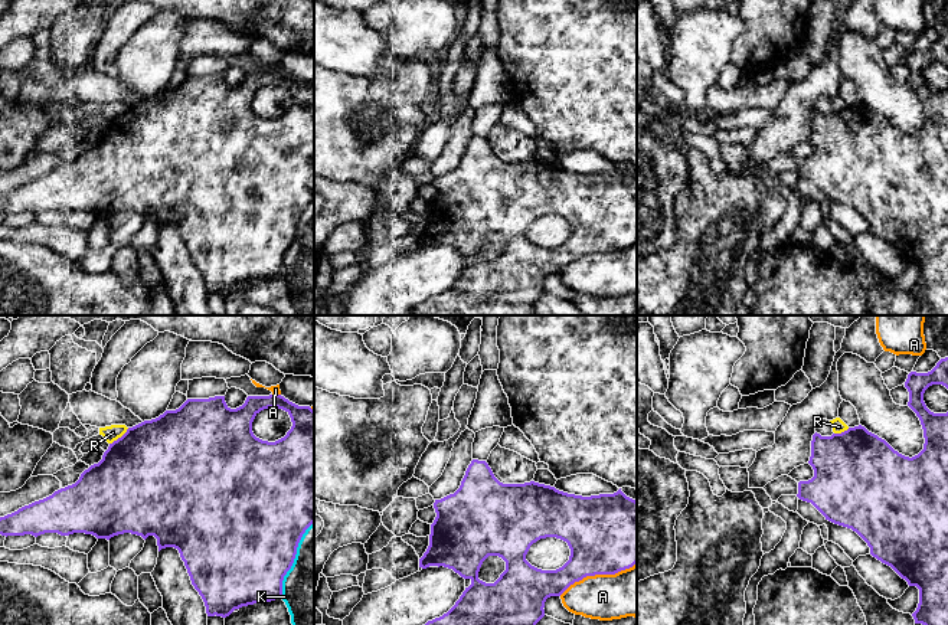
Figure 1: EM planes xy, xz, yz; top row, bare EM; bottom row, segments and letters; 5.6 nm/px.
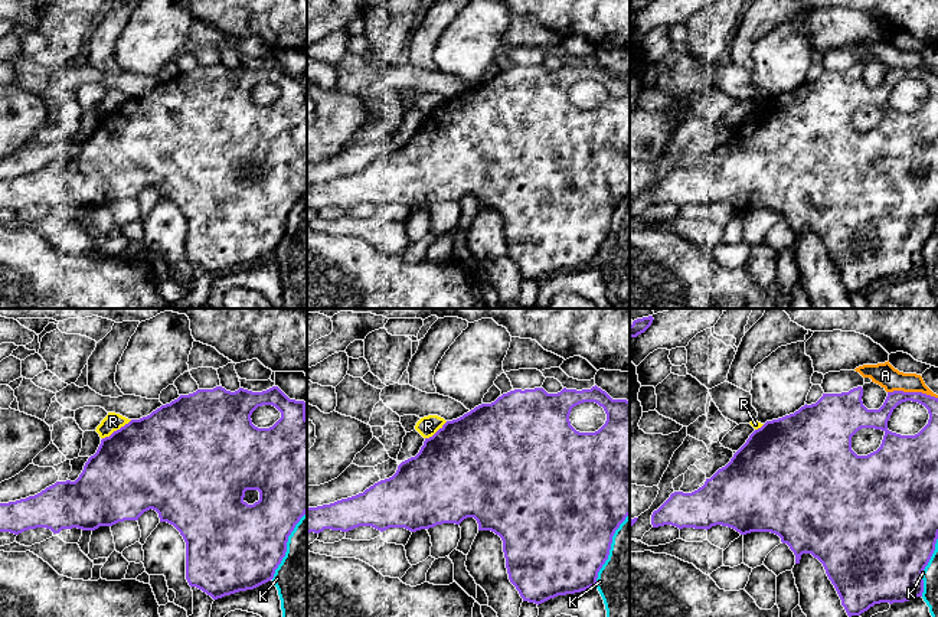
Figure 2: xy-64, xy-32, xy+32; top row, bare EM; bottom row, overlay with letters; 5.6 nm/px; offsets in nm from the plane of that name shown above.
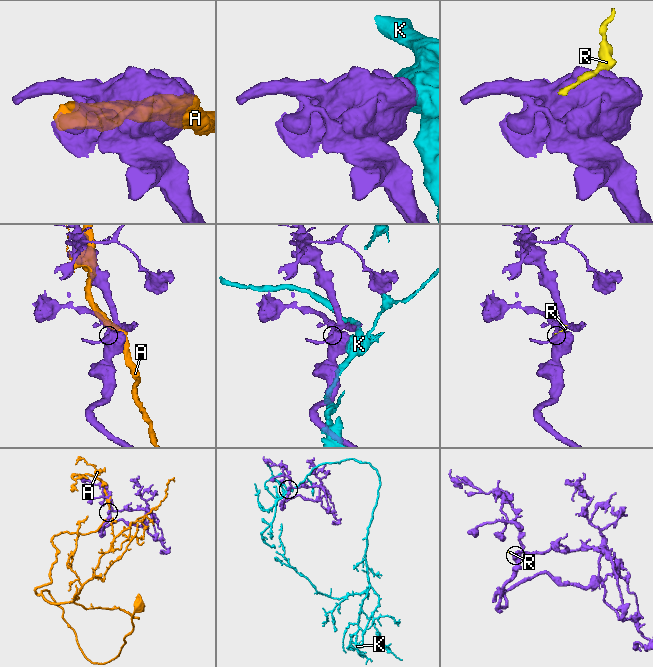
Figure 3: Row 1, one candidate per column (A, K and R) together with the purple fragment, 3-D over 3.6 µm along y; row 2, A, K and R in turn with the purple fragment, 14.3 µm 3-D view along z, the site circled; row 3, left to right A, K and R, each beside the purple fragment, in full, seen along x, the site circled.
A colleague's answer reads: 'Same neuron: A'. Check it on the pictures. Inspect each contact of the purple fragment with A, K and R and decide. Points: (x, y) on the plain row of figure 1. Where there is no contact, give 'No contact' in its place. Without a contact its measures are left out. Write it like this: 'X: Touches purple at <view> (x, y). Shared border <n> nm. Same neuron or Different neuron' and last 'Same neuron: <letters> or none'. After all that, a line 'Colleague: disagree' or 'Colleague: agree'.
A: Touches purple at xz (597, 251). Shared border 480 nm. Different neuron
K: Touches purple at xy (293, 238). Shared border 480 nm. Different neuron
R: Touches purple at xy (118, 115). Shared border 140 nm. Same neuron
Same neuron: R
Colleague: disagree

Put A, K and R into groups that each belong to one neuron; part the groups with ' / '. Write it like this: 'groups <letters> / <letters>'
groups A / K / R

